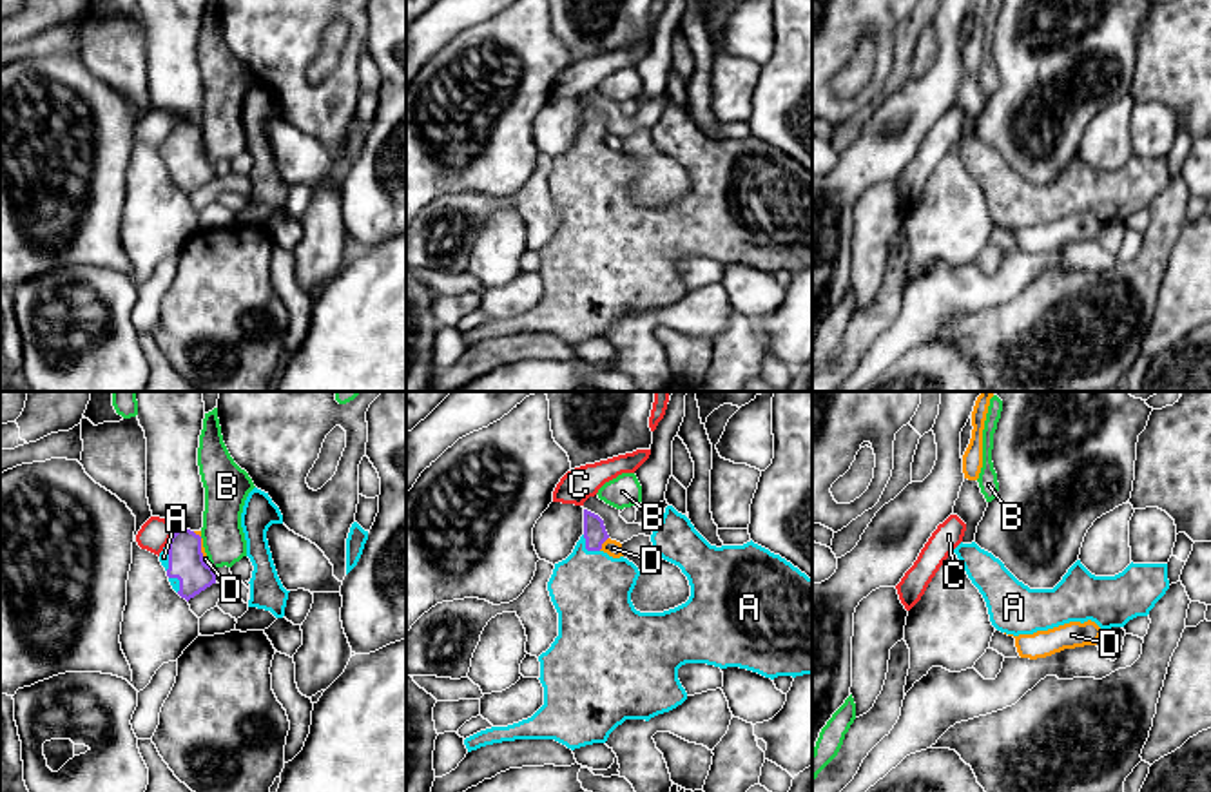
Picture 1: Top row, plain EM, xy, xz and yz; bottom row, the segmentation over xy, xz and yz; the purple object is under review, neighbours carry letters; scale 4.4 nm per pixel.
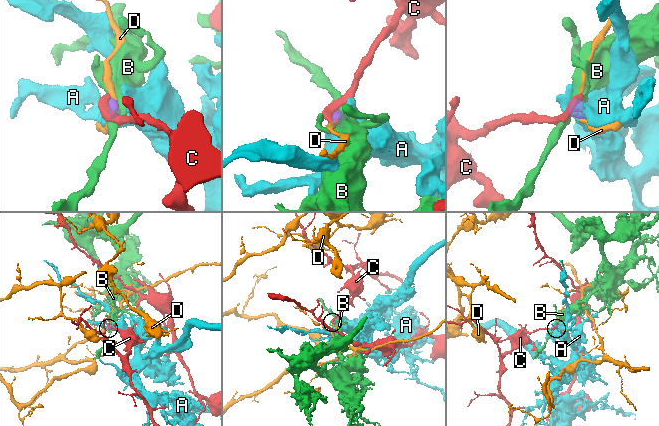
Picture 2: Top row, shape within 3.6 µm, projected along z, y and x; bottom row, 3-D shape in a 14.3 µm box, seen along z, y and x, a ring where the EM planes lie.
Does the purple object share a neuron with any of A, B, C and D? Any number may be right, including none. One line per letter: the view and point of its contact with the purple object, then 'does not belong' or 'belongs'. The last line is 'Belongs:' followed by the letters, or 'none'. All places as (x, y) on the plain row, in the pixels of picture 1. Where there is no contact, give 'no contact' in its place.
A: contact xz (586, 142); belongs
B: contact xy (211, 162); does not belong
C: contact xy (171, 131); does not belong
D: contact xz (602, 136); does not belong
Belongs: A

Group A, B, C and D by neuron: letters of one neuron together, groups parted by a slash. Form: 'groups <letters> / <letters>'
groups A / B / C / D

